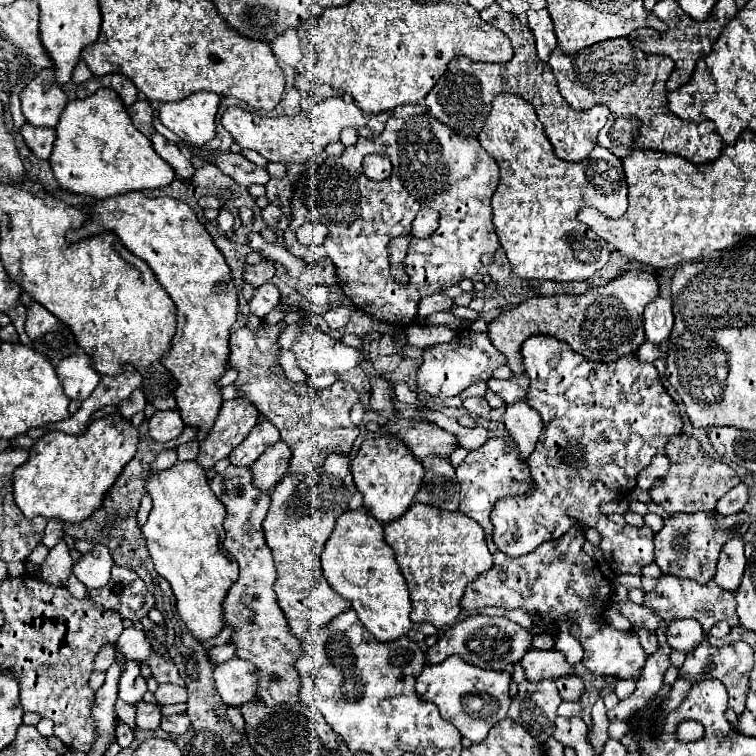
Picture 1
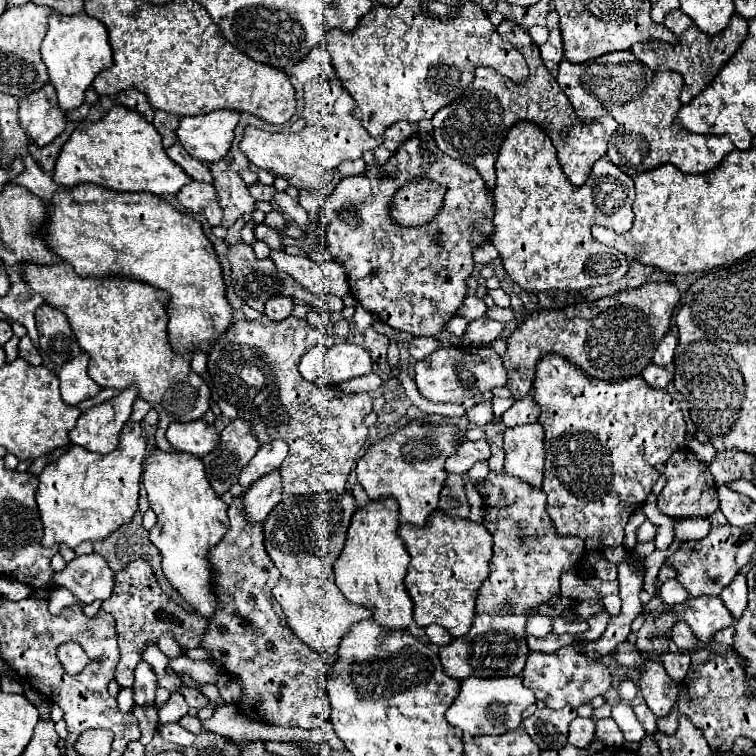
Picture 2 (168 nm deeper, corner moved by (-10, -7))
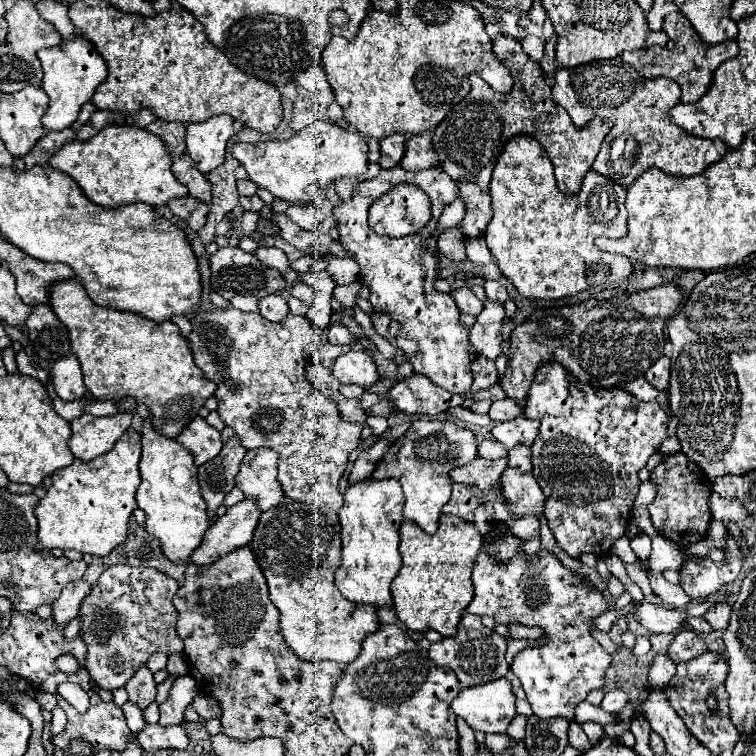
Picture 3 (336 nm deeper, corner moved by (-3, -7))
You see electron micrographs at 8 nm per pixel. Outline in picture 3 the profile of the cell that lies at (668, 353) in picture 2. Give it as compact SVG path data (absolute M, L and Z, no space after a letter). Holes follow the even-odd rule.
M661 356L661 358L657 358L657 360L651 364L651 368L649 368L647 374L645 374L645 378L647 378L659 392L667 392L667 388L669 388L669 366L671 366L669 358L667 358L667 356Z

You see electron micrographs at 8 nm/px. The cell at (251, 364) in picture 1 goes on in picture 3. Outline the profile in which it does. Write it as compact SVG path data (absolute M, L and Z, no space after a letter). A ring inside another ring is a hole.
M199 310L191 318L191 350L193 358L203 370L205 378L211 380L217 390L215 398L219 402L221 420L235 430L241 438L241 444L251 448L273 448L279 452L277 480L283 486L283 494L289 500L297 502L315 502L325 504L331 510L339 512L343 506L343 494L337 484L343 476L349 454L361 444L361 424L345 422L337 410L337 404L323 396L307 378L307 364L313 354L321 348L321 332L317 332L307 316L287 314L281 322L269 322L259 312L245 314L241 310ZM285 438L289 438L289 454L285 454Z

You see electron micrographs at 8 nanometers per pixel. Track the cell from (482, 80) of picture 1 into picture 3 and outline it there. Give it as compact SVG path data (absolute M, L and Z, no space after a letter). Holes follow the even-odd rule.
M531 60L531 64L517 64L515 86L509 94L495 92L477 74L469 76L469 80L471 92L433 130L433 150L437 152L443 170L455 180L473 182L483 192L489 192L491 172L505 142L515 134L527 134L539 140L547 150L559 190L563 194L575 194L585 174L591 170L601 142L611 130L611 122L595 118L583 128L575 126L565 108L553 102L551 86L545 82L543 70L535 60Z

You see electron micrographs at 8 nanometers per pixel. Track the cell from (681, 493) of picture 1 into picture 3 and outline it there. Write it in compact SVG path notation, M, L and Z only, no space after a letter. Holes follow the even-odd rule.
M683 452L669 454L663 458L663 462L657 468L651 470L649 482L657 490L653 502L649 504L649 514L657 532L679 546L687 546L703 540L711 520L711 510L707 504L709 480L701 472L701 468L695 462L691 462Z

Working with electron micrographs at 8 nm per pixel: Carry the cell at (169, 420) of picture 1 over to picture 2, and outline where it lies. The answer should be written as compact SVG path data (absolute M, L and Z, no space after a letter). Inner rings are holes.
M196 420L190 424L170 424L166 432L168 442L174 446L174 450L188 452L194 456L206 456L216 448L220 442L220 436L214 428L214 424L208 424L206 420Z

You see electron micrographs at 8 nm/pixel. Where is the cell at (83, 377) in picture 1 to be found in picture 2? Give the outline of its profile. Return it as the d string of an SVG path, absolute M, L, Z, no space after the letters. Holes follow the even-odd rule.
M80 354L72 358L68 364L64 364L58 372L62 400L70 406L76 406L86 398L94 398L100 392L100 386L88 376L86 368L88 368L88 354Z

